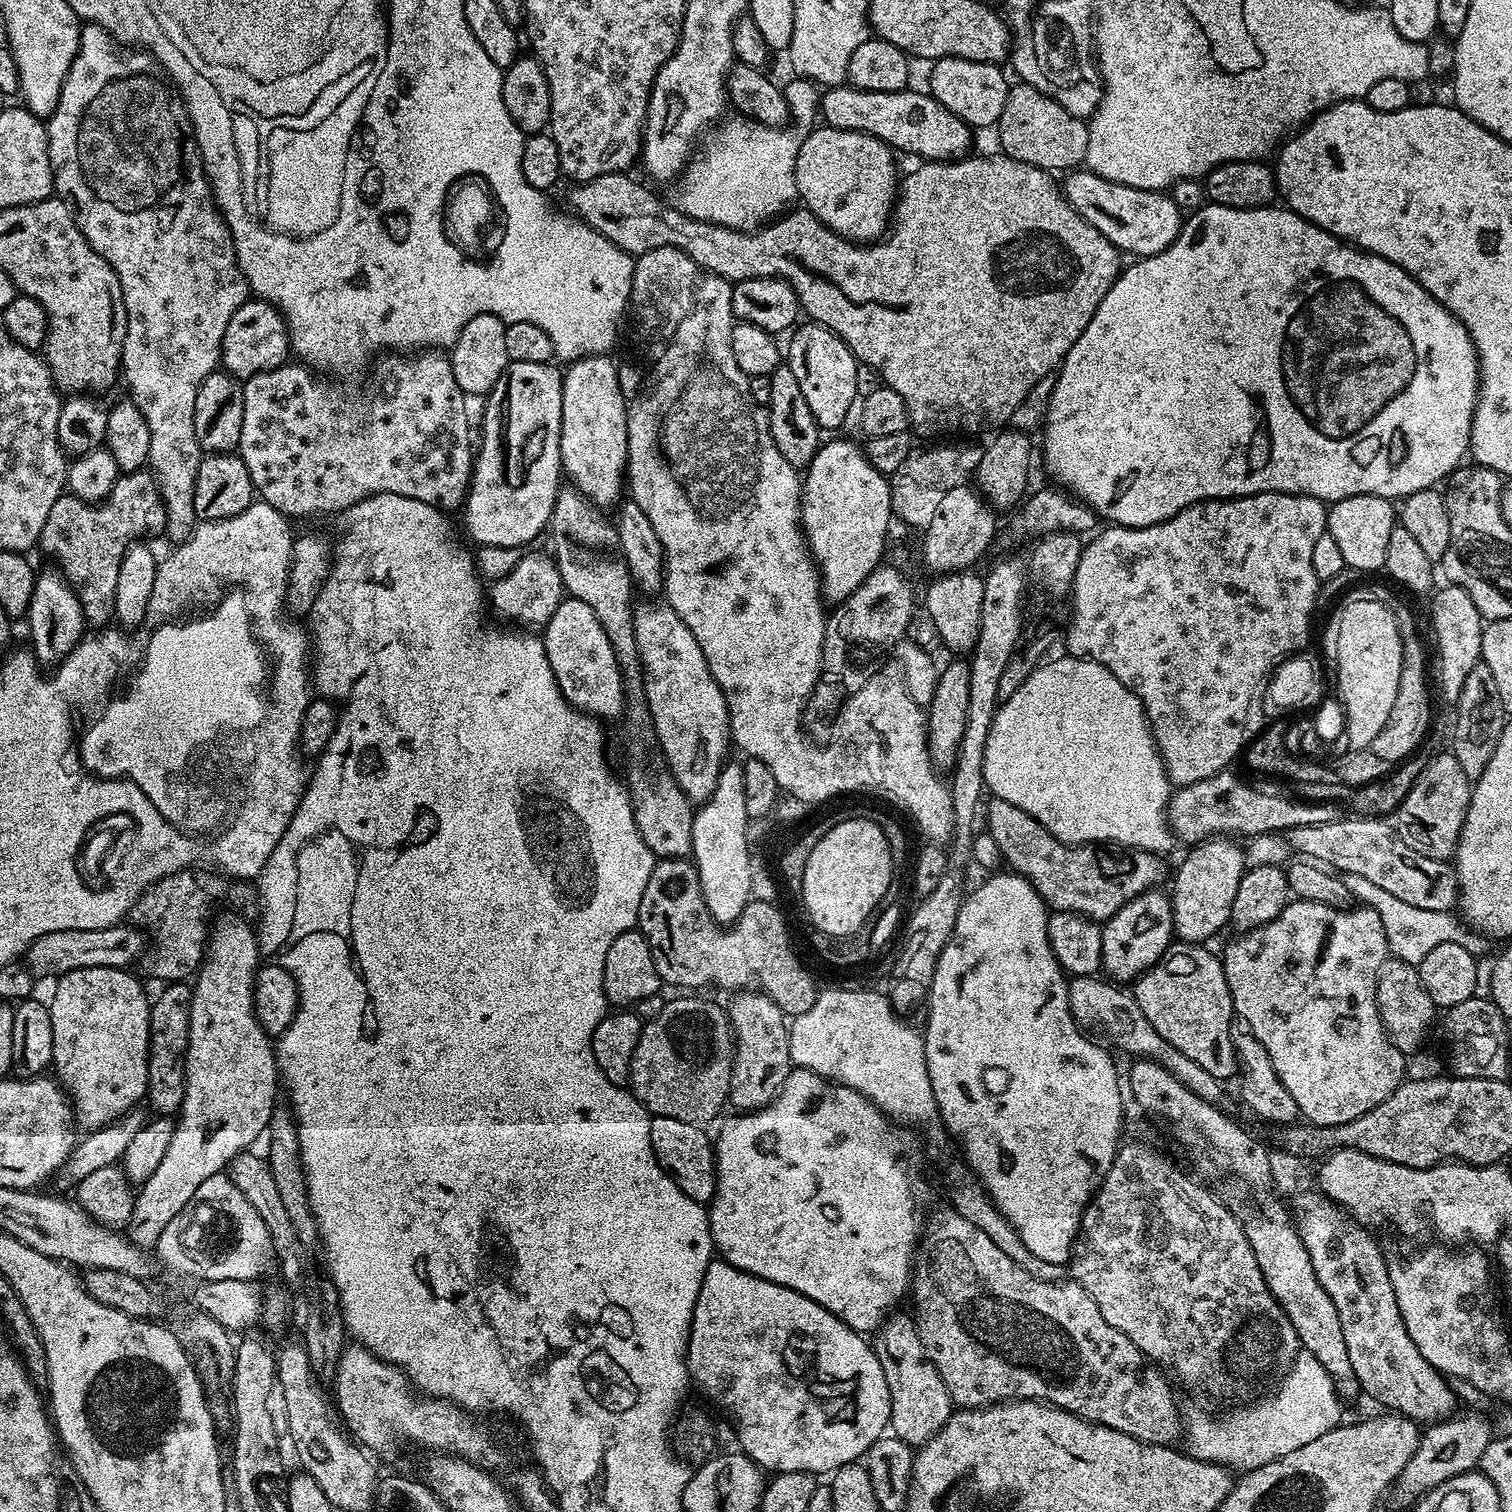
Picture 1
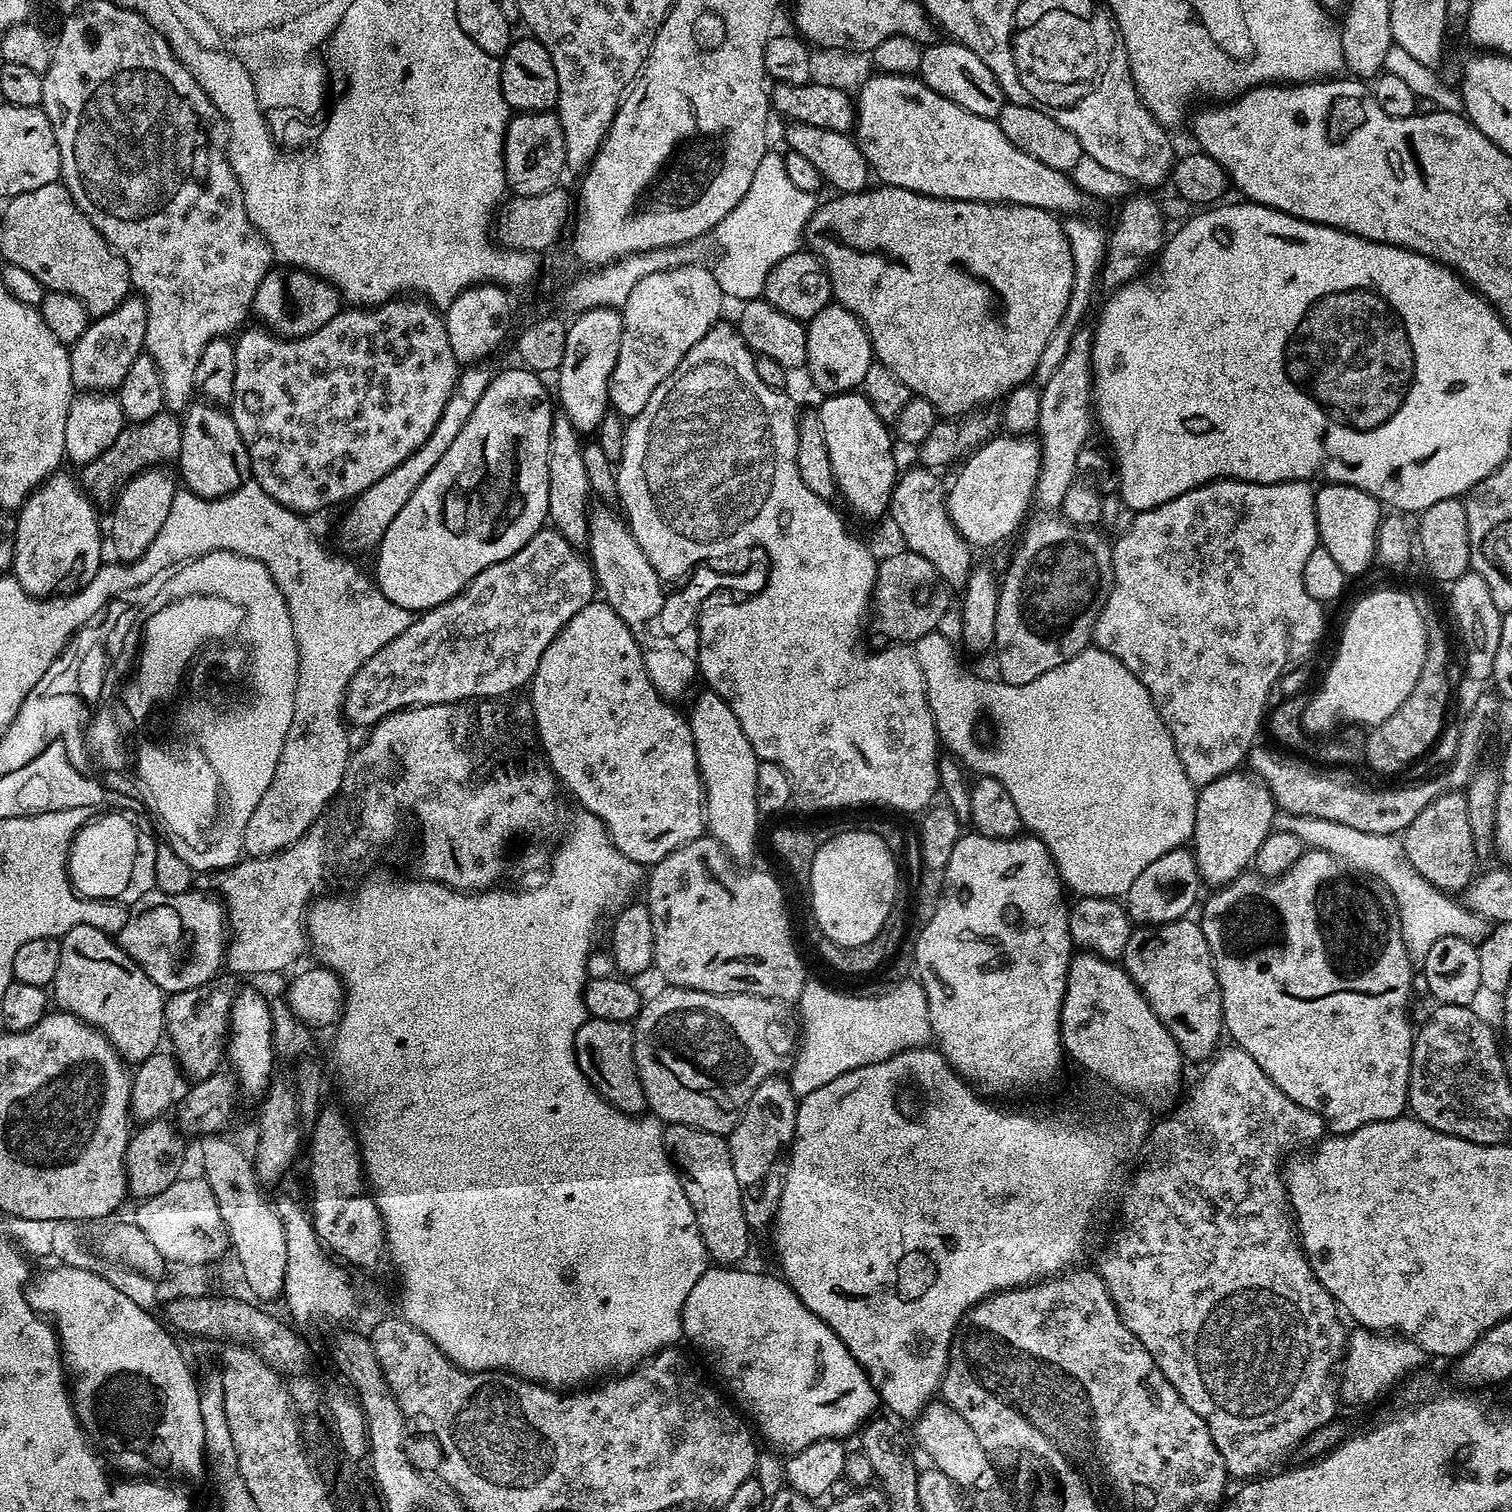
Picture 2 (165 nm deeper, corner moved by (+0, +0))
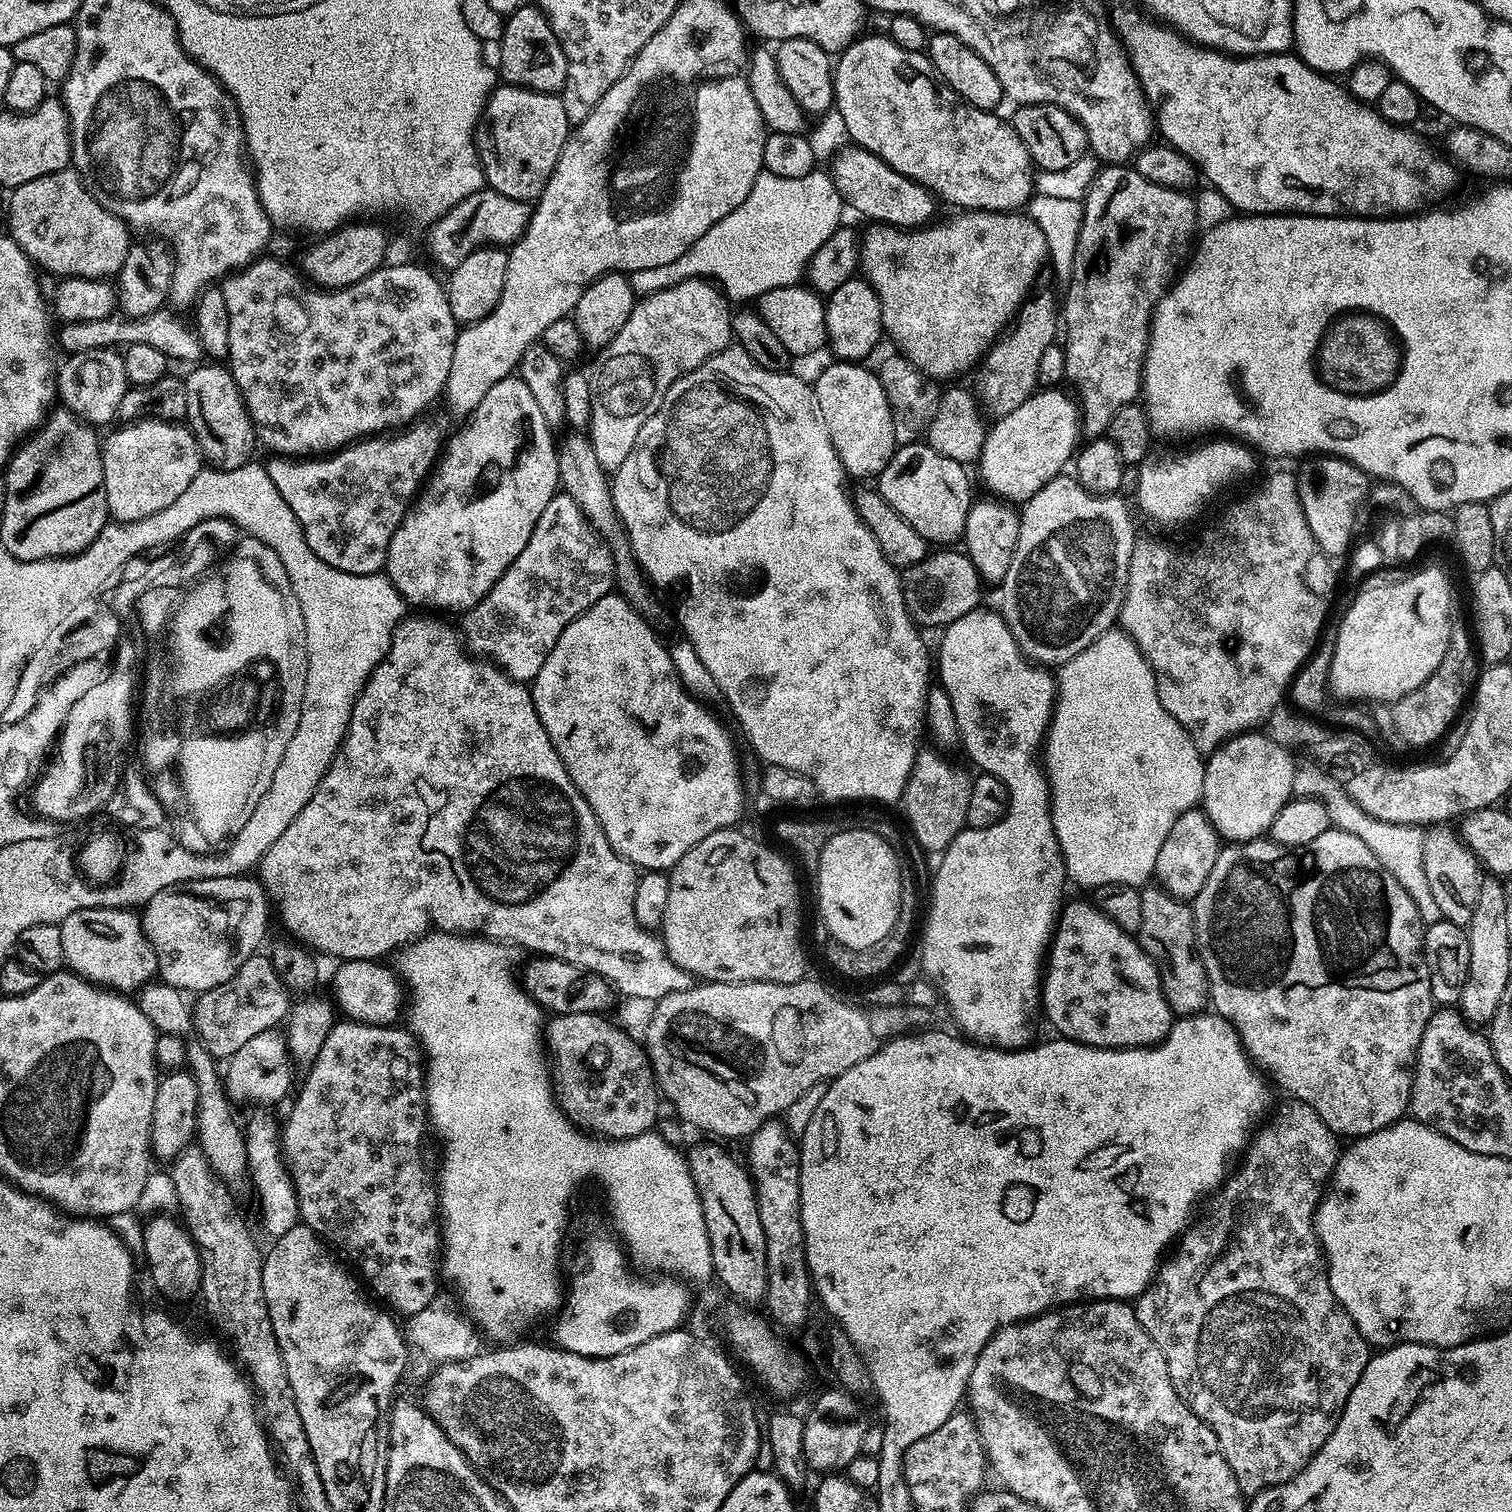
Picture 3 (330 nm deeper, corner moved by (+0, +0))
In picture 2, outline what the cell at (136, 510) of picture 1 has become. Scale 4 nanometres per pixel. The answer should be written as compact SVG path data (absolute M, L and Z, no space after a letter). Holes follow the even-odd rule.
M167 410L154 414L141 424L129 423L123 427L118 438L114 440L114 446L90 462L79 473L78 479L83 491L92 497L97 505L111 505L119 496L121 488L138 475L139 472L147 472L150 468L158 468L167 465L167 460L175 461L182 450L182 420L179 415Z

